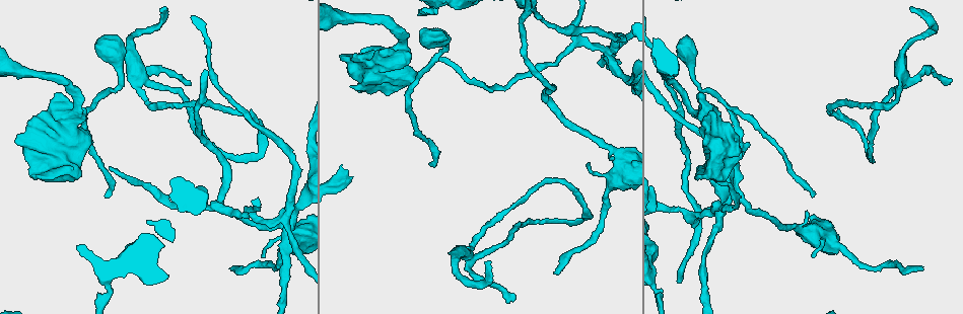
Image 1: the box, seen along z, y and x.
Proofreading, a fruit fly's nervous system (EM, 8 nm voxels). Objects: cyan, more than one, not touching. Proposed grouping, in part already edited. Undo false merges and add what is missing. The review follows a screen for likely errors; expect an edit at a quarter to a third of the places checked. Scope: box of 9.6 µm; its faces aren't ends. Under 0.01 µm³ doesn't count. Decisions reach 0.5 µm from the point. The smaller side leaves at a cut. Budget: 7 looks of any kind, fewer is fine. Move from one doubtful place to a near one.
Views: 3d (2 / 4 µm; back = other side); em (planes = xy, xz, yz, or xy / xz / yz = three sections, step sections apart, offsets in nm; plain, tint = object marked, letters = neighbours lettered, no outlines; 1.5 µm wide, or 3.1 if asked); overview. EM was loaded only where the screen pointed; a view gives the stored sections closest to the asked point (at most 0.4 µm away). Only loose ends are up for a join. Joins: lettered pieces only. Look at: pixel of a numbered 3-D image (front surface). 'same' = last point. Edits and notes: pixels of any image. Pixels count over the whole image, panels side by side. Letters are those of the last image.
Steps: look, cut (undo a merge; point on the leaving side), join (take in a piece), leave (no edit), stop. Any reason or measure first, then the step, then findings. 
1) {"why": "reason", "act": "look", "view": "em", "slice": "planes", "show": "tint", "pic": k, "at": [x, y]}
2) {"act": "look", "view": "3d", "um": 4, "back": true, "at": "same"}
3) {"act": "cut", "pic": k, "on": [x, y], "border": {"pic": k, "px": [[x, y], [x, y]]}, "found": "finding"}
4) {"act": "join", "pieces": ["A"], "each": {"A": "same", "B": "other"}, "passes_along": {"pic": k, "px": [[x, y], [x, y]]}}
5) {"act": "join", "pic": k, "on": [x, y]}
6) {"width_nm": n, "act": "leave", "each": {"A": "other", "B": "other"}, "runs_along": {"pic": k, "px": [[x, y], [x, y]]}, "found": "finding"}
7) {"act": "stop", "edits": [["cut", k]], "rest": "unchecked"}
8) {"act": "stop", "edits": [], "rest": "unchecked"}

{"why": "end of a long branch", "act": "look", "view": "3d", "um": 4, "pic": 1, "at": [110, 167]}

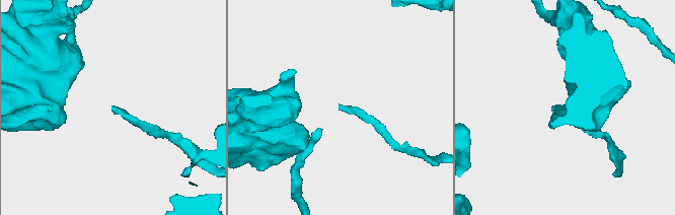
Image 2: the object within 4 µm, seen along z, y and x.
{"act": "look", "view": "em", "slice": "xy", "step": 4, "show": "tint", "pic": 2, "at": [341, 110]}

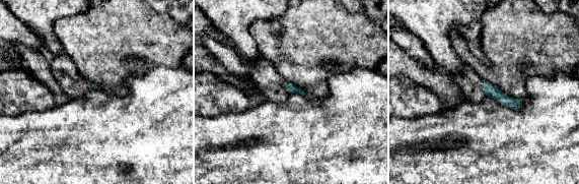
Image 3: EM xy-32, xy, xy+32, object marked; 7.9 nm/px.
{"act": "look", "view": "em", "slice": "planes", "show": "letters", "at": "same"}

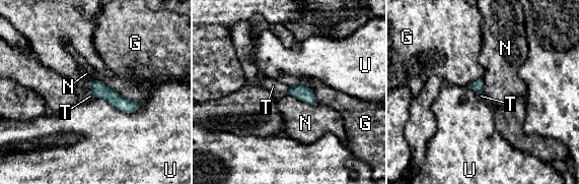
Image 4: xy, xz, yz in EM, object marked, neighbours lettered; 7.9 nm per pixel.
{"act": "join", "pieces": ["T"], "each": {"G": "other", "N": "other", "T": "same", "U": "other"}, "found": "it goes on there"}

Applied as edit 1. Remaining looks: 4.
{"act": "look", "view": "overview"}

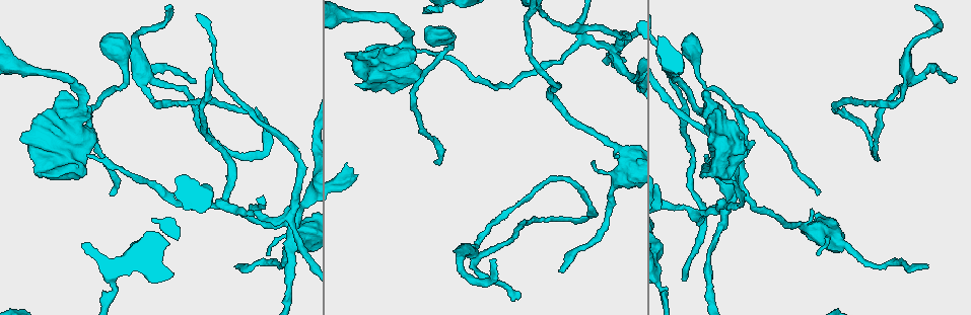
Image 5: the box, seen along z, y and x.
{"why": "abrupt turn", "act": "look", "view": "em", "slice": "planes", "show": "plain", "pic": 5, "at": [616, 53]}

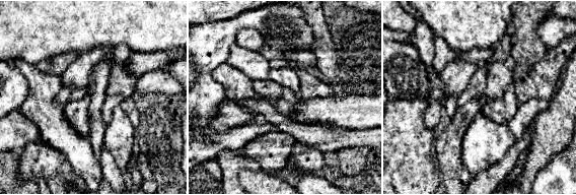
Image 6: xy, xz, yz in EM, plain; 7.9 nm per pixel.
{"why": "with the object marked", "act": "look", "view": "em", "slice": "planes", "show": "tint", "at": "same"}

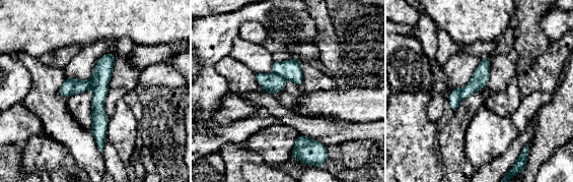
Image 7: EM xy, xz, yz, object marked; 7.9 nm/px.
{"act": "look", "view": "em", "slice": "planes", "show": "letters", "at": "same"}

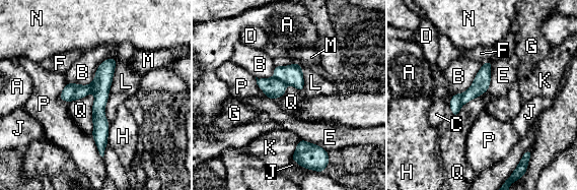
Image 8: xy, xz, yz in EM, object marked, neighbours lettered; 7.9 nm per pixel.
{"longest_contact_nm": ["L", 550], "act": "cut", "pic": 8, "on": [273, 87], "each": {"A": "other", "B": "other", "C": "other", "D": "other", "E": "other", "F": "other", "G": "other", "H": "other", "J": "other", "K": "other", "L": "other", "M": "other", "N": "other", "P": "other", "Q": "other"}, "border": {"pic": 8, "px": [[274, 76], [286, 84]]}, "found": "two cells meet here"}

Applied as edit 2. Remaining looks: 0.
{"act": "stop", "edits": [["join", 4], ["cut", 8]], "rest": "unchecked"}

